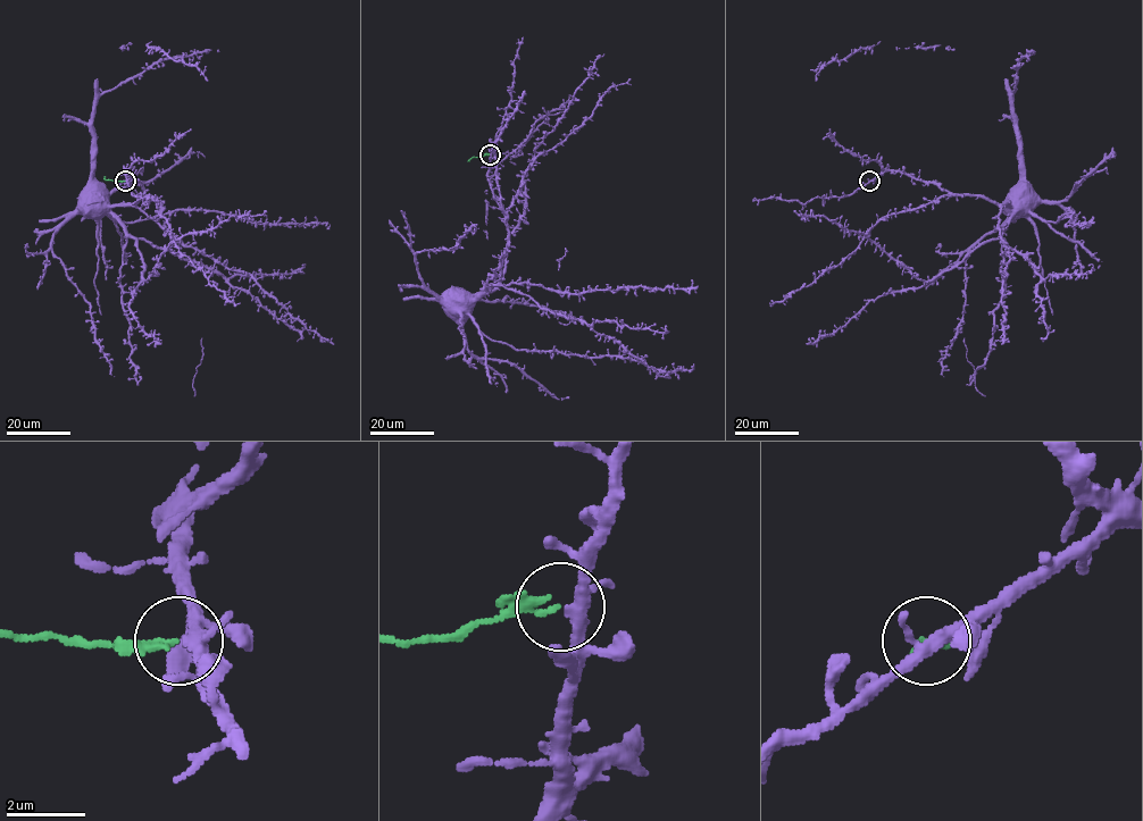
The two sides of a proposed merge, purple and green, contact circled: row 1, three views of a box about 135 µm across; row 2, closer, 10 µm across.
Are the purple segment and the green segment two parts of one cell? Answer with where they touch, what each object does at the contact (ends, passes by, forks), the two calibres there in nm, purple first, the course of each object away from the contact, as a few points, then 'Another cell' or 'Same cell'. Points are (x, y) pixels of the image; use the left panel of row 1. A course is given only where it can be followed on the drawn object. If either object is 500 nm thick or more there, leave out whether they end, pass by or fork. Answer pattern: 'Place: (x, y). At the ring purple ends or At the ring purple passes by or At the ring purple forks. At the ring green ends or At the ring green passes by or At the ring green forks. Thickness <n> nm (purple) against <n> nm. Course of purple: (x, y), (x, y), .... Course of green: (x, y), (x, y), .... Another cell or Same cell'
Place: (125, 181). At the ring purple forks. At the ring green ends. Thickness 280 nm (purple) against 170 nm. Course of purple: (125, 181), (124, 170), (143, 187), (143, 194), (133, 204), (108, 204), (102, 199), (90, 201). Course of green: (125, 181), (106, 179), (103, 176). Another cell

